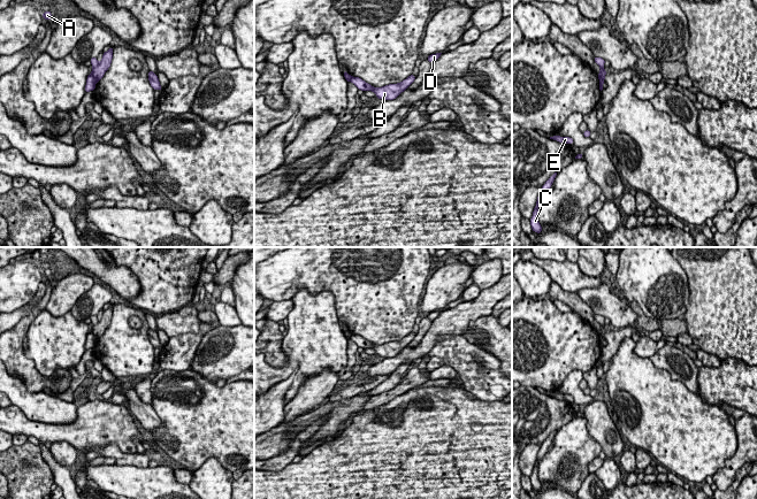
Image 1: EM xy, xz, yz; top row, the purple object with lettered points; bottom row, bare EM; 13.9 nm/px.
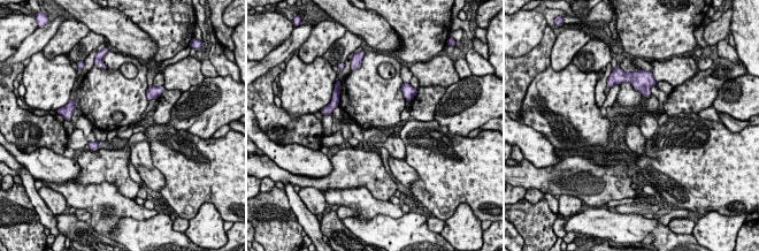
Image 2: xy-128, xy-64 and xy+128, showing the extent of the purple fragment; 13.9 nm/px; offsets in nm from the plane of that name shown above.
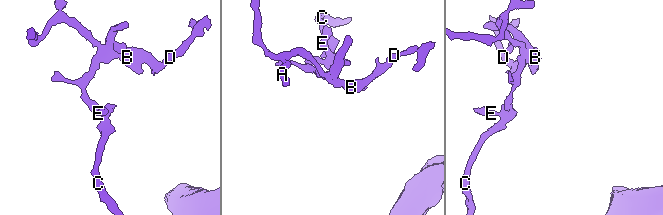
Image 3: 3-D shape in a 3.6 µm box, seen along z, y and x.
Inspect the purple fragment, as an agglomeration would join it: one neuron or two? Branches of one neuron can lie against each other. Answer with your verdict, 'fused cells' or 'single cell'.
fused cells

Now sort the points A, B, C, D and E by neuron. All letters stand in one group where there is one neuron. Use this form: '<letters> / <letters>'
A B D / C E

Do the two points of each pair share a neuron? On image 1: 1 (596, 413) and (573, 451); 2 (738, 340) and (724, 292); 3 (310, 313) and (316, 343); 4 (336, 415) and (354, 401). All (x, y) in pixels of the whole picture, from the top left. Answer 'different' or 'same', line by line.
1: different
2: same
3: same
4: same

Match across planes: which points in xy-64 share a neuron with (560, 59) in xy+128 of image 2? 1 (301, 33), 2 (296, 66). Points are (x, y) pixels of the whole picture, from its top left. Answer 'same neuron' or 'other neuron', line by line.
1: other neuron
2: other neuron

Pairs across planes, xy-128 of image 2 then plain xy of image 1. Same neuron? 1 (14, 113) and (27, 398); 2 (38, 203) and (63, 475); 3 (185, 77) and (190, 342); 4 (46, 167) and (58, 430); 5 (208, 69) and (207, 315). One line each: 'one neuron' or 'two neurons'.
1: two neurons
2: one neuron
3: two neurons
4: two neurons
5: one neuron

